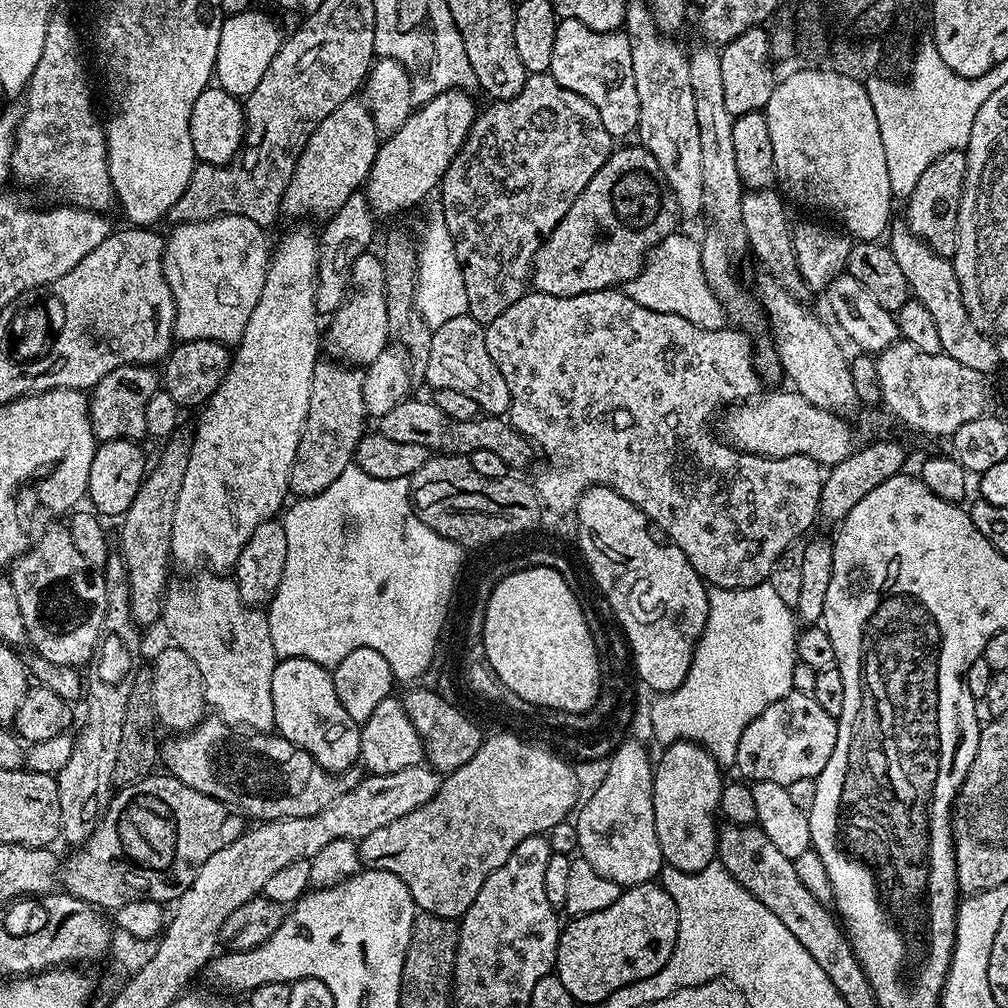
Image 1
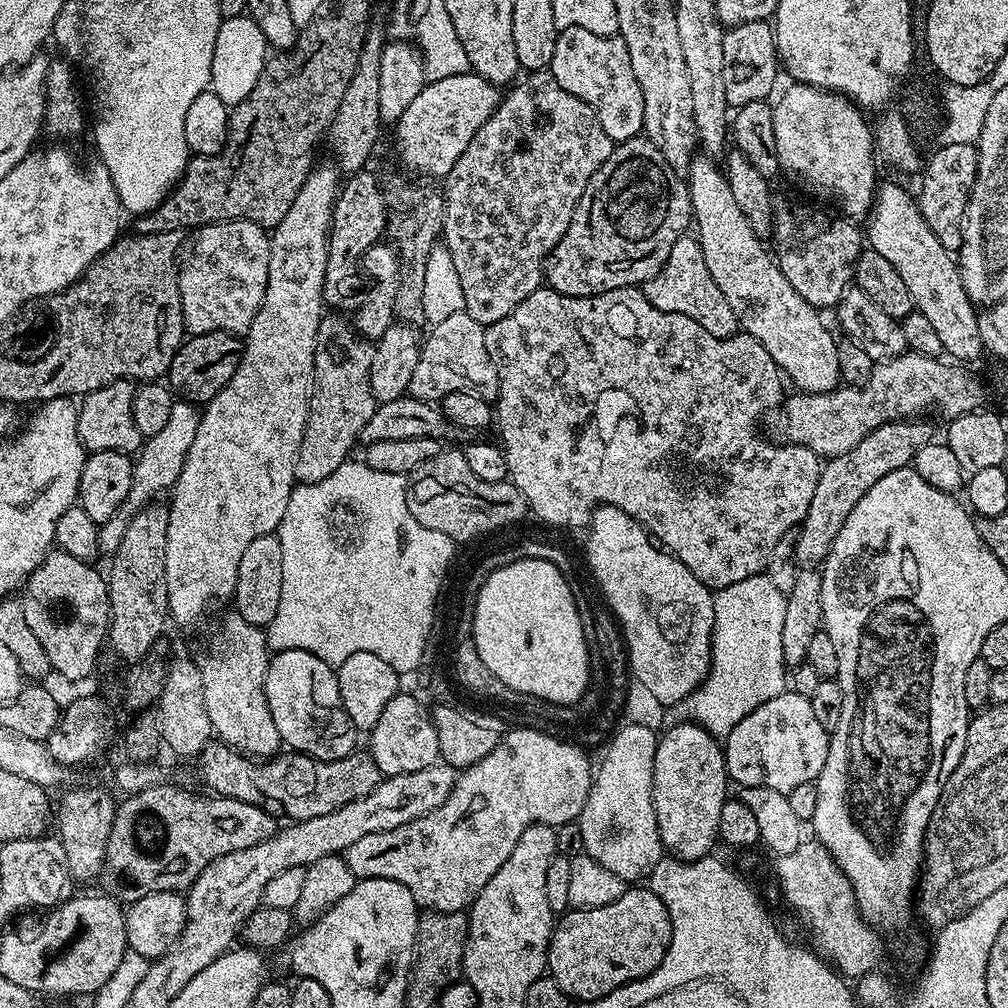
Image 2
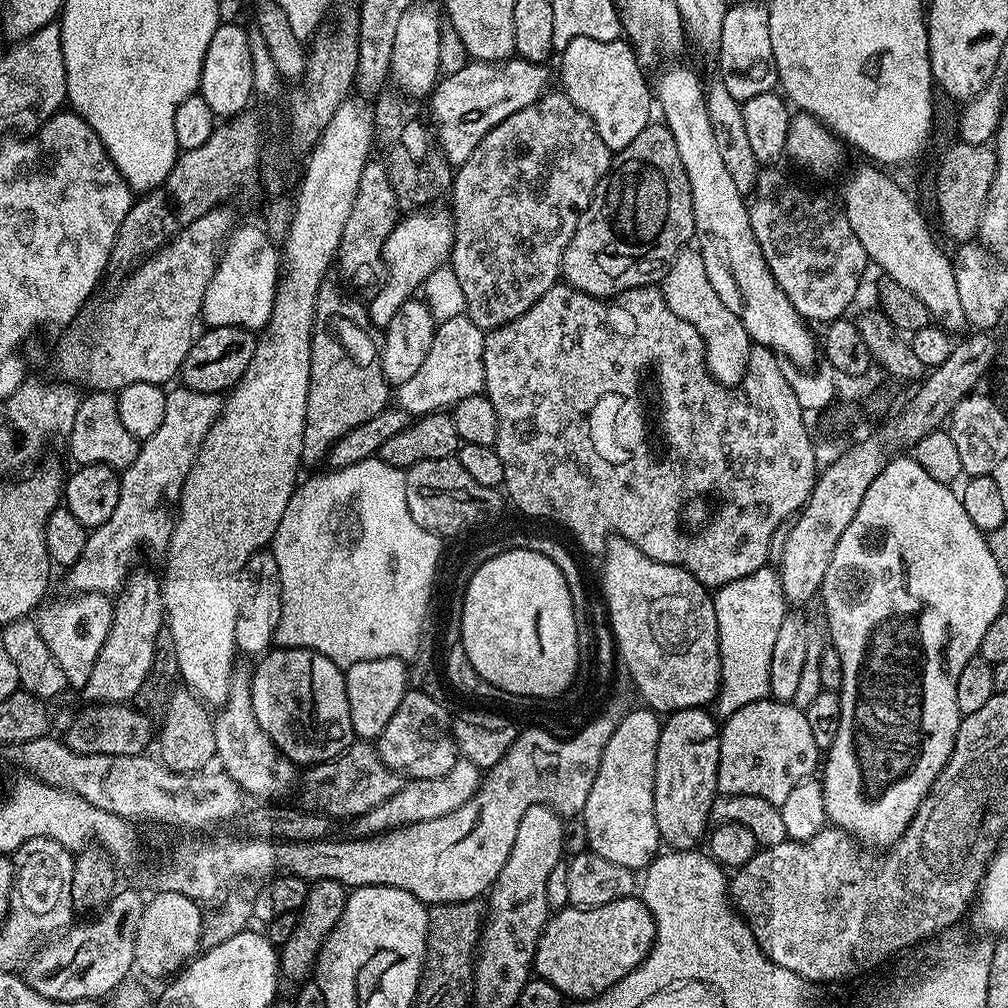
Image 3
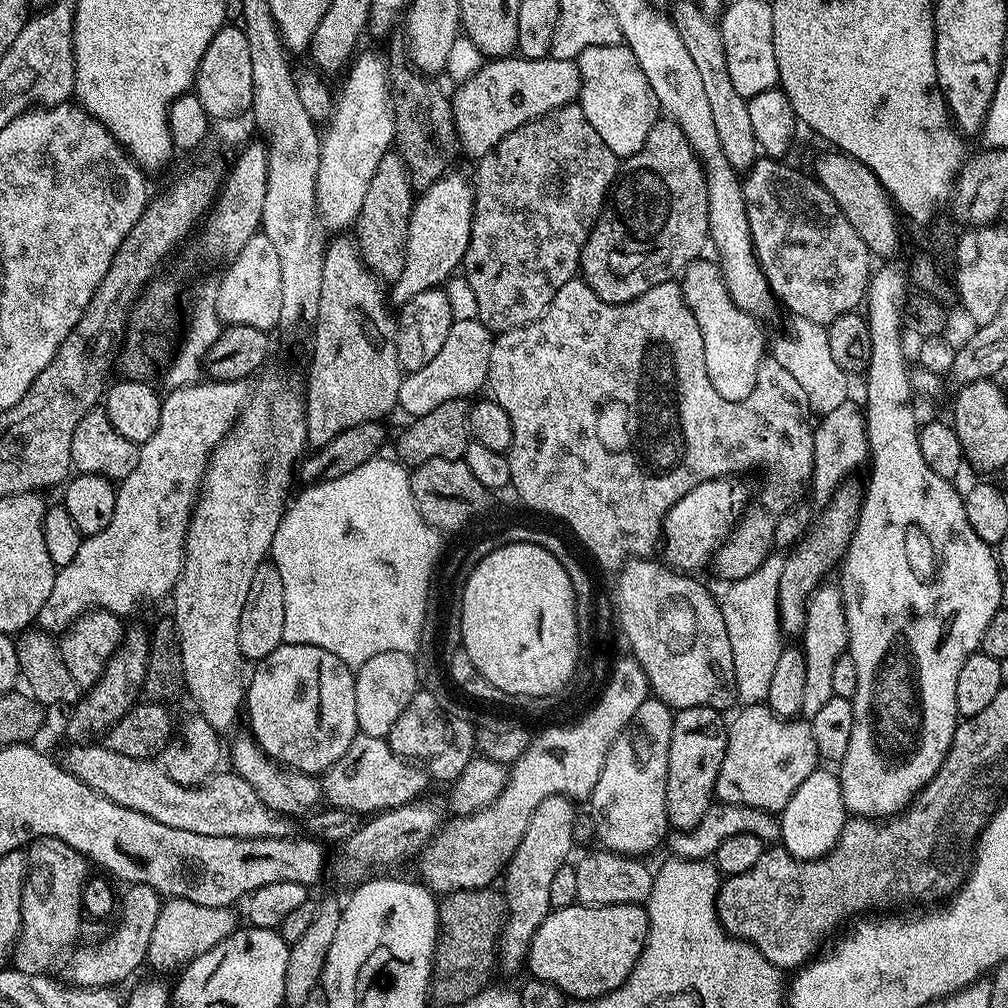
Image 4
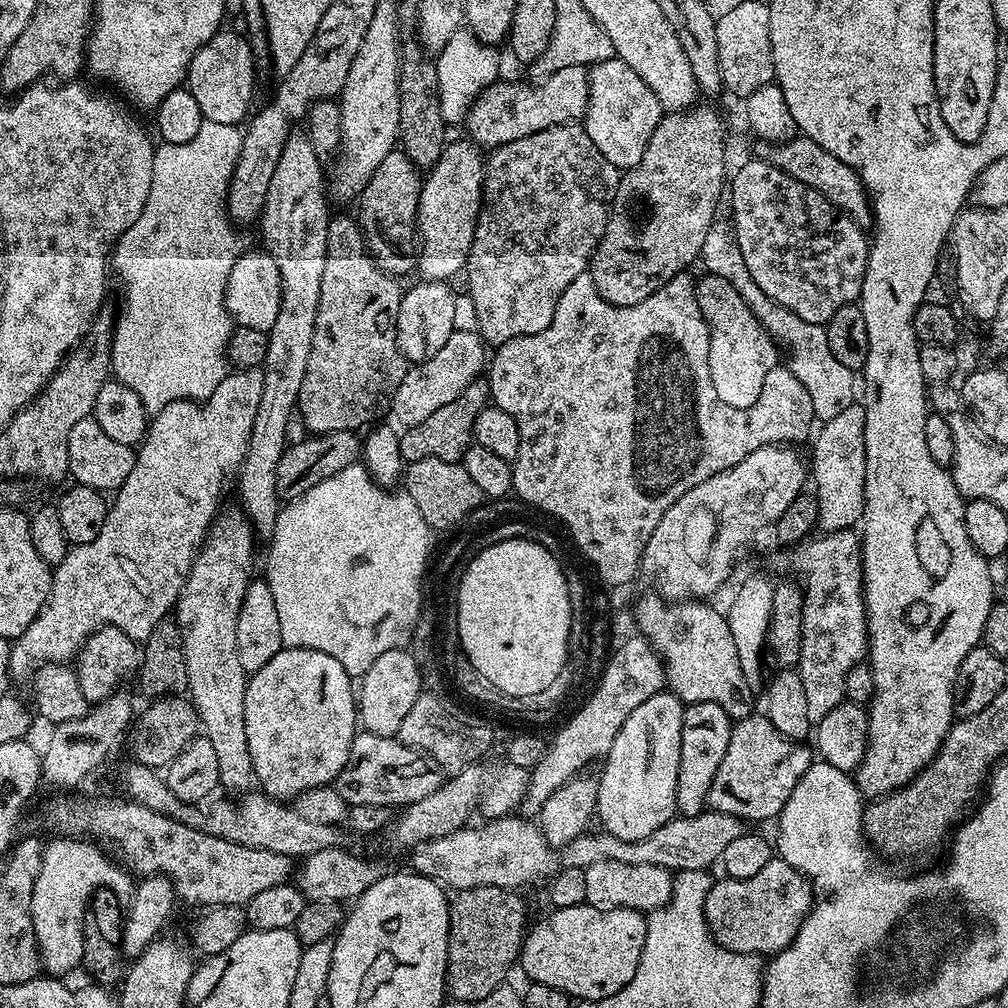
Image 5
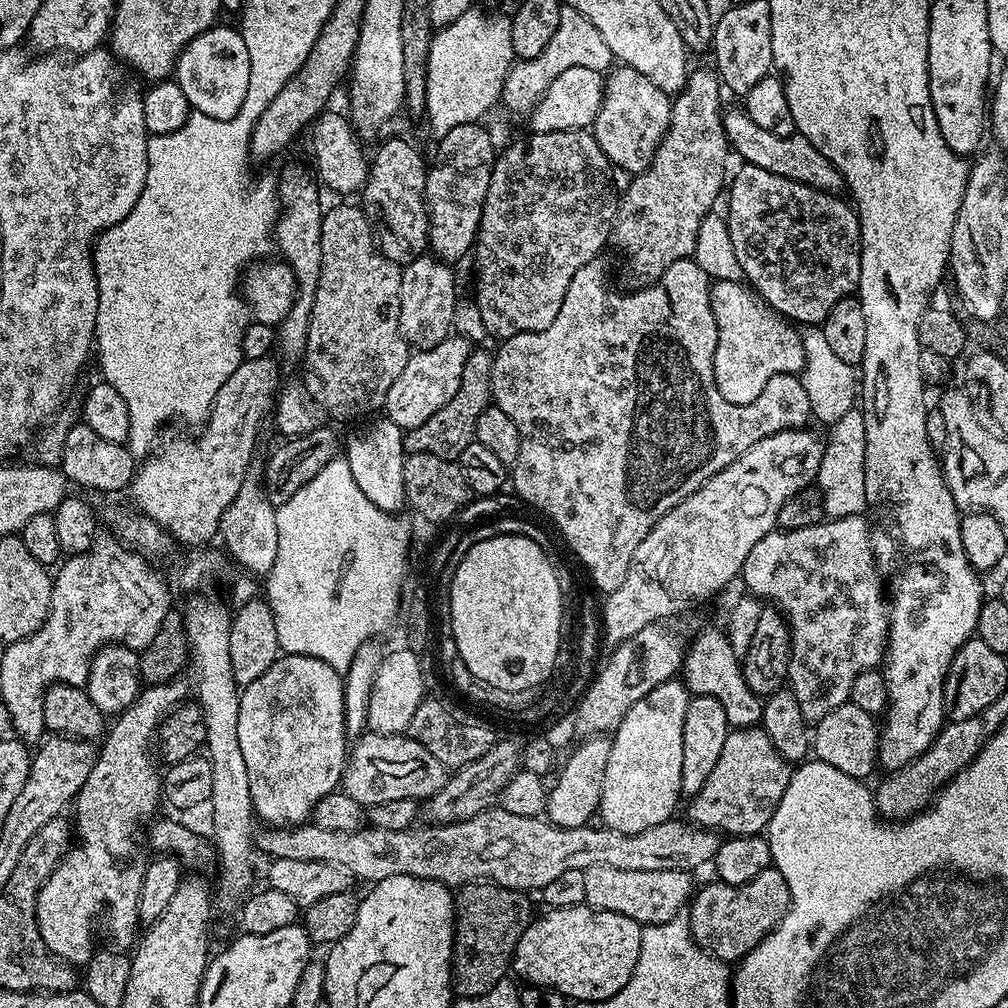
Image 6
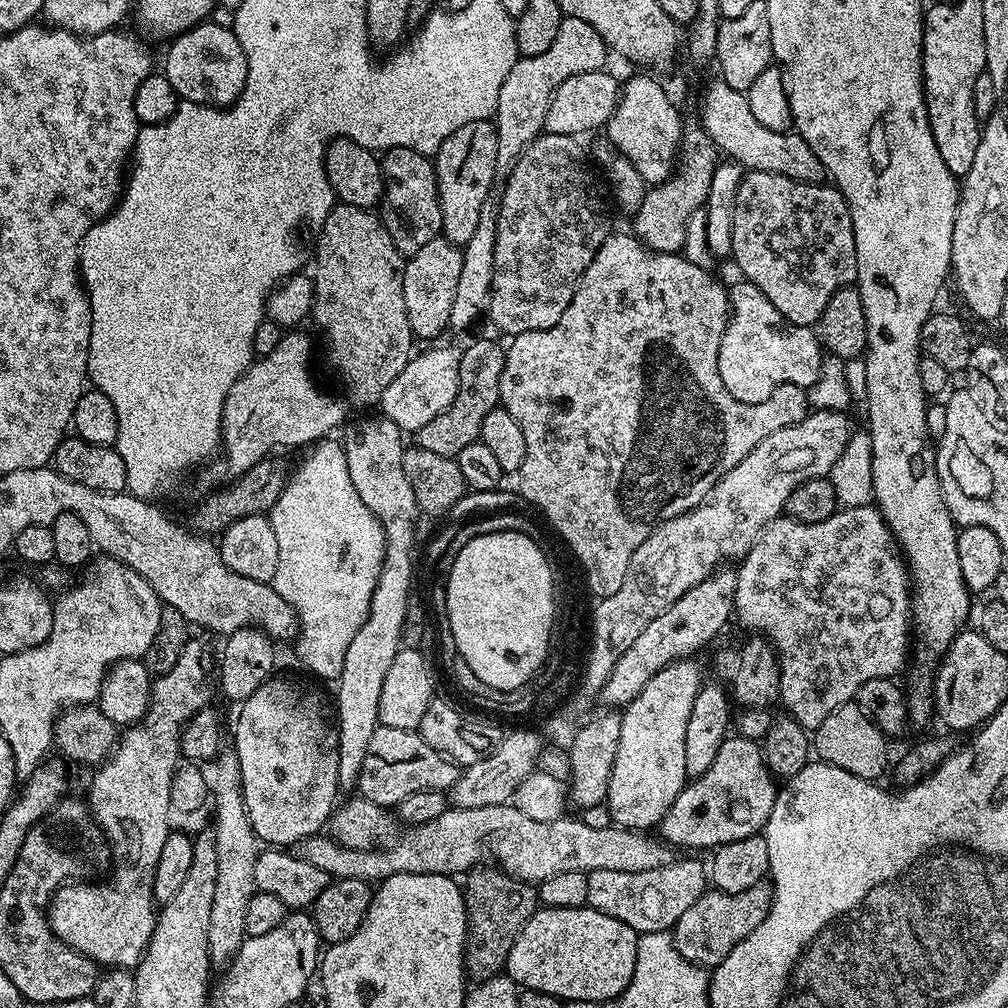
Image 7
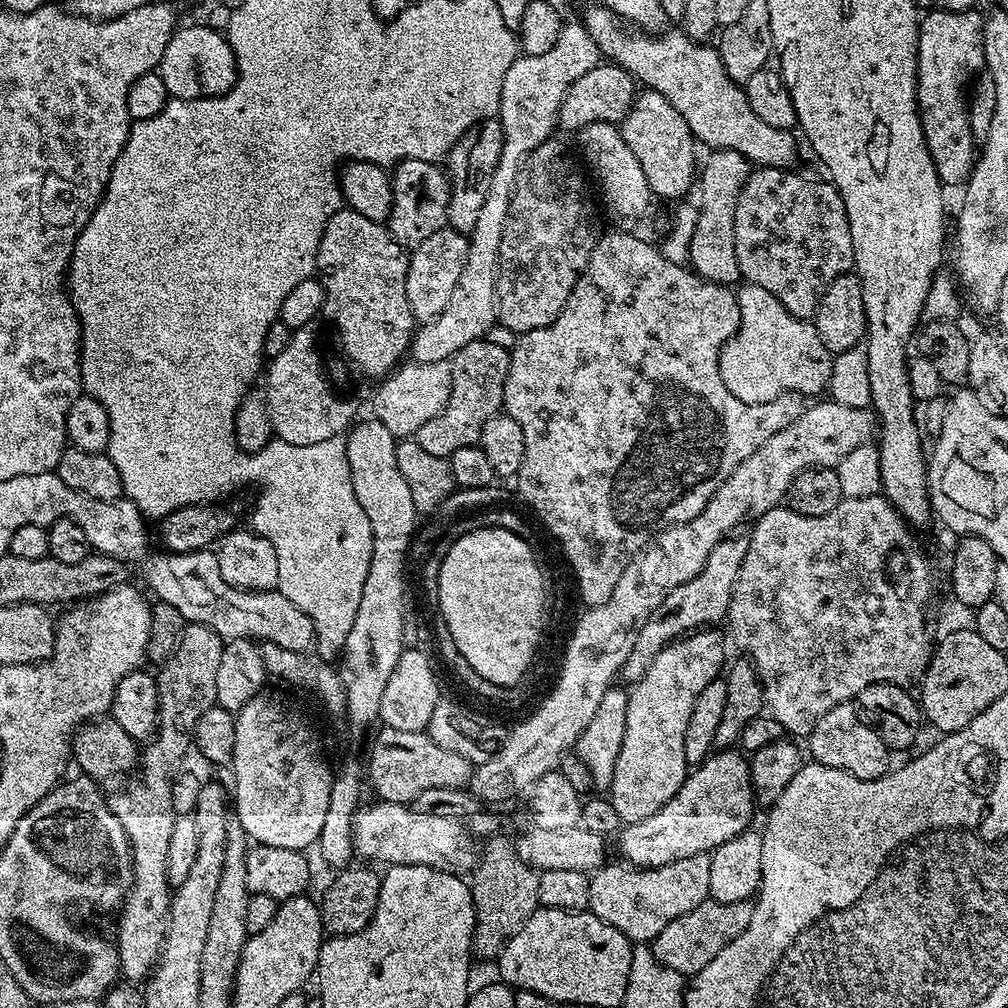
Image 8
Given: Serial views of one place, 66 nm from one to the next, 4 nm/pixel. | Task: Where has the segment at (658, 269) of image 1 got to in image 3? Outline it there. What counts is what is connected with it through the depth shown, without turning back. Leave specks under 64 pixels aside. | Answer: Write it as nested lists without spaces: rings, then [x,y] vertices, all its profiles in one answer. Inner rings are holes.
[[[695,247],[681,248],[670,270],[664,275],[662,293],[666,306],[670,306],[670,310],[674,310],[678,318],[690,322],[690,326],[694,326],[694,330],[698,330],[704,340],[708,371],[718,383],[725,386],[735,385],[735,380],[745,375],[748,364],[748,331],[742,326],[740,313],[730,310],[730,306],[726,306],[722,298],[718,298],[714,286],[710,286],[710,278],[706,278],[704,259]]]

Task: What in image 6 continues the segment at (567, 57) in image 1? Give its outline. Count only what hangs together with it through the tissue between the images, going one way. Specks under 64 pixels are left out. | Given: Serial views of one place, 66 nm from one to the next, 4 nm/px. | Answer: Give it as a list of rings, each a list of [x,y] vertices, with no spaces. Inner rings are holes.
[[[616,67],[607,73],[603,81],[604,96],[600,99],[600,109],[590,131],[596,137],[602,154],[606,154],[609,165],[616,167],[617,164],[628,174],[635,174],[647,168],[648,155],[655,152],[660,144],[672,117],[672,100],[669,93],[658,90],[658,86],[654,86],[650,78],[638,70]]]

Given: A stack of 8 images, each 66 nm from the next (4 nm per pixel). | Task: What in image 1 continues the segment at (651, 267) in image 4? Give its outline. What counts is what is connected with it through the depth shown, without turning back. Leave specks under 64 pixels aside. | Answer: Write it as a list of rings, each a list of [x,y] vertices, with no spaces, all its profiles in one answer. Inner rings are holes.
[[[642,146],[617,147],[608,157],[598,174],[590,178],[586,190],[574,198],[574,206],[566,210],[566,218],[554,226],[532,259],[530,284],[535,291],[554,294],[558,298],[570,298],[583,292],[597,292],[603,288],[616,288],[635,276],[644,266],[649,252],[670,233],[677,231],[676,220],[681,219],[680,207],[658,166],[654,154]]]

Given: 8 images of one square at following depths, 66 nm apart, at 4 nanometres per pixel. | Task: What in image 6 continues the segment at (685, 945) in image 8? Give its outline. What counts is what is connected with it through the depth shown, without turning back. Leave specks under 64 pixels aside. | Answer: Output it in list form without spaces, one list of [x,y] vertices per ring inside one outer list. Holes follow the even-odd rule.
[[[769,866],[745,884],[708,884],[691,901],[690,927],[693,937],[711,955],[725,962],[739,962],[752,948],[761,947],[768,935],[788,915],[794,893],[788,888],[788,877],[775,866]]]

